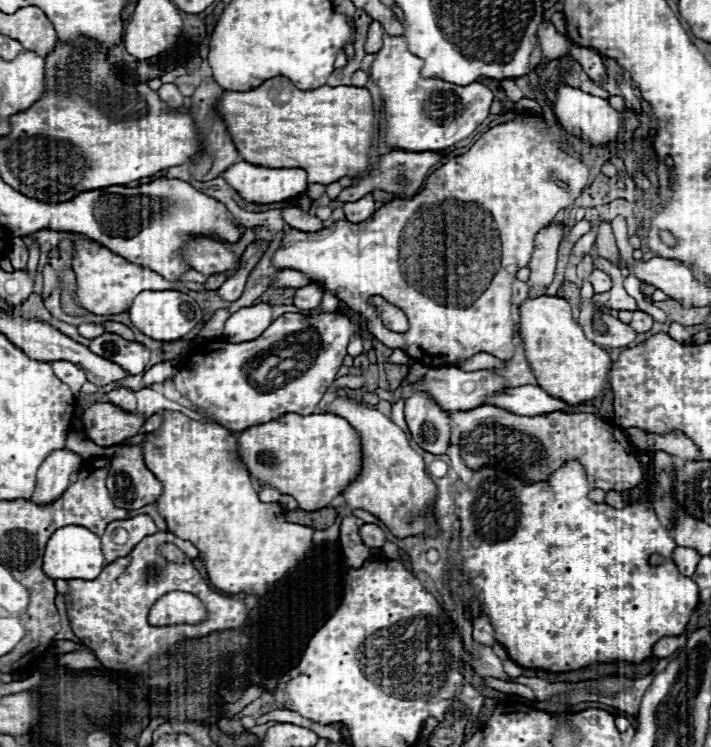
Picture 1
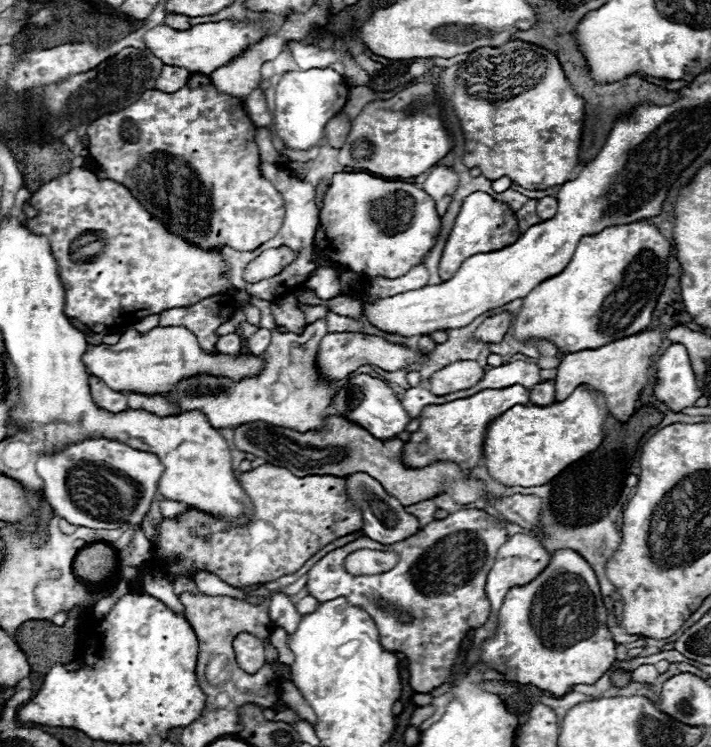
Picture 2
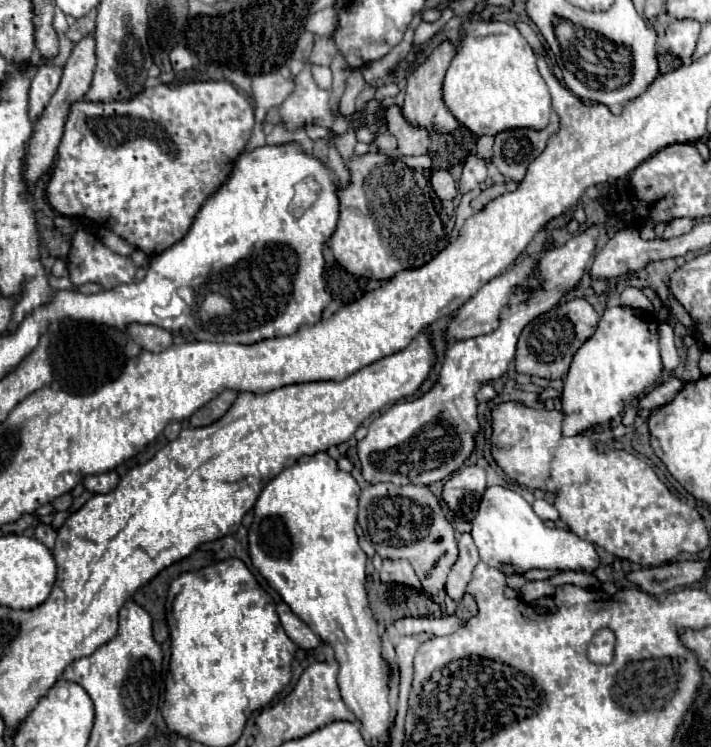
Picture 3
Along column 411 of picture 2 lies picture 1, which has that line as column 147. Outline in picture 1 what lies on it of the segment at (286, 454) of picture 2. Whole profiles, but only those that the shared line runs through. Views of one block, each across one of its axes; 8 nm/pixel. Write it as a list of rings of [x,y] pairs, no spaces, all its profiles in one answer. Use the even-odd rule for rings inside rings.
[[[116,446],[106,484],[114,504],[124,510],[154,504],[162,494],[162,484],[146,468],[140,446]]]

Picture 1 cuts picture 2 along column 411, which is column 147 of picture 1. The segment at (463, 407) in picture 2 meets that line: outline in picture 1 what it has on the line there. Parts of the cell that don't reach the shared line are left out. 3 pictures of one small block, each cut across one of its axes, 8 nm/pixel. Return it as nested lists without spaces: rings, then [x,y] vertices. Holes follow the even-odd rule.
[[[162,410],[160,414],[164,416],[162,426],[156,432],[146,434],[142,452],[146,466],[164,486],[164,492],[158,498],[158,510],[164,516],[168,530],[178,538],[190,540],[200,550],[208,578],[218,590],[228,594],[244,592],[262,598],[278,580],[302,564],[312,550],[314,528],[290,524],[286,522],[280,504],[264,504],[258,500],[250,474],[238,456],[236,438],[226,428],[212,422],[192,420],[180,412]]]

